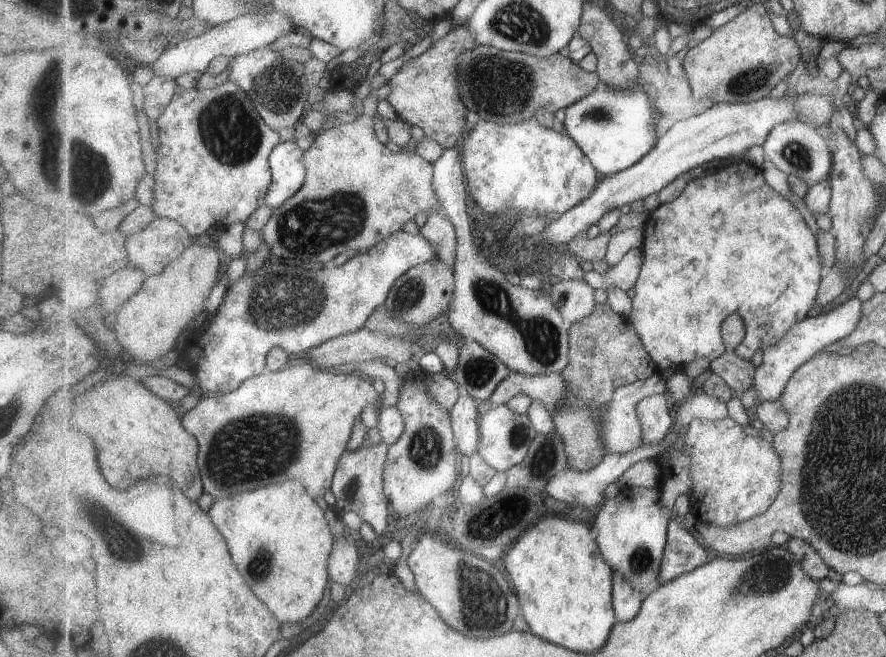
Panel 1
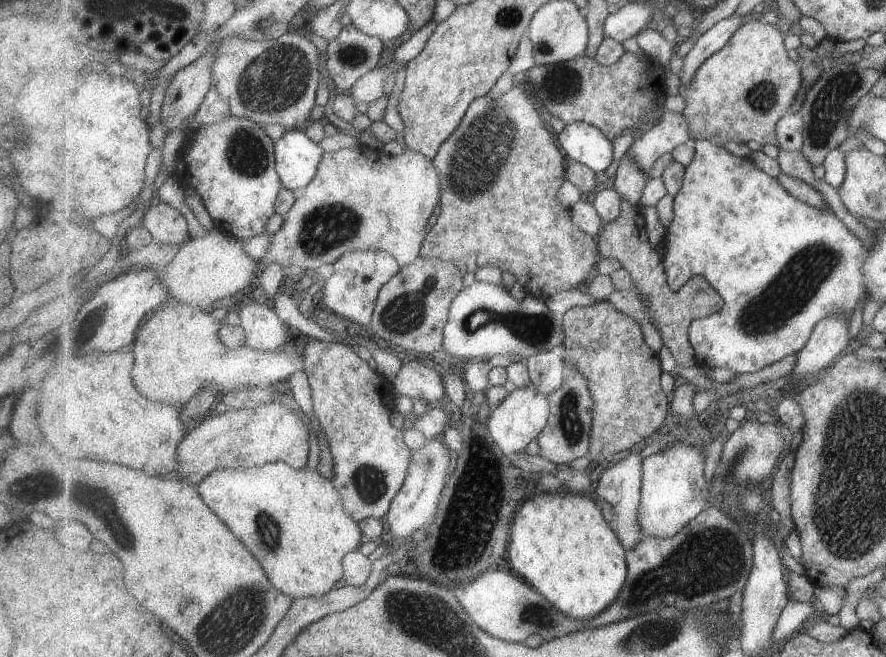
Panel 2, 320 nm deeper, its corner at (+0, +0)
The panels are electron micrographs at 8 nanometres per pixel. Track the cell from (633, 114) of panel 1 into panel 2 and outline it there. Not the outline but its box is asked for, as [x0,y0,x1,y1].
[556,122,613,172]

